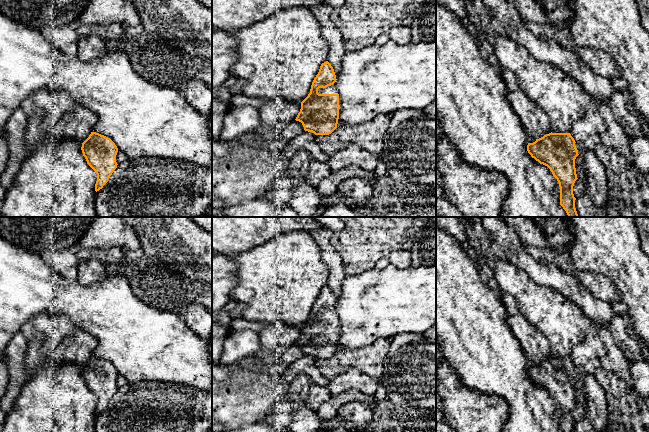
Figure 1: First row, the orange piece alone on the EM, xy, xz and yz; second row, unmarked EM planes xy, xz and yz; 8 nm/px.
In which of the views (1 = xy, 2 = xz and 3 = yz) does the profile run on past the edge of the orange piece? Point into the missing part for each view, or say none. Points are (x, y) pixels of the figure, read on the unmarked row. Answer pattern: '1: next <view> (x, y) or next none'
1: next none
2: next xz (331, 313)
3: next none

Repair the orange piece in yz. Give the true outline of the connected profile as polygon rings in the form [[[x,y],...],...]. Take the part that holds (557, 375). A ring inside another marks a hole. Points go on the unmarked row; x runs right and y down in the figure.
[[[549,357],[528,367],[527,375],[540,388],[547,390],[560,411],[560,429],[575,432],[573,410],[578,403],[575,383],[579,379],[570,357]]]

